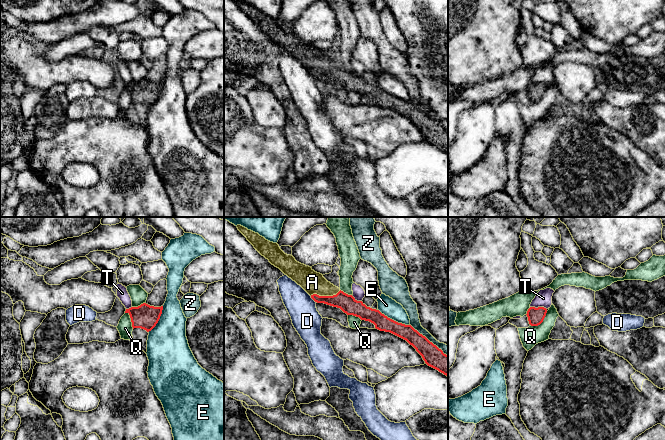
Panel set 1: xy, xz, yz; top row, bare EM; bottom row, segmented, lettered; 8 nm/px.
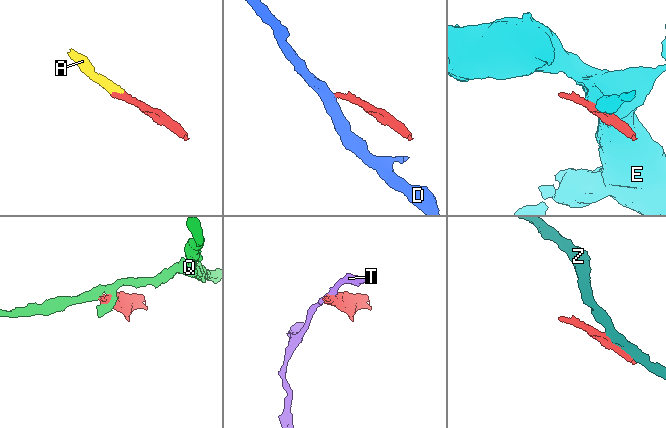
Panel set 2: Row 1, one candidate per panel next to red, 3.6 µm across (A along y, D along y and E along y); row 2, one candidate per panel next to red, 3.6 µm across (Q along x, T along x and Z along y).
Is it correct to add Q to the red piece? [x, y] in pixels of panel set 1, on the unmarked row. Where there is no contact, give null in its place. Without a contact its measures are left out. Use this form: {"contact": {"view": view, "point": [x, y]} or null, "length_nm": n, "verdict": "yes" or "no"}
{"contact": {"view": "yz", "point": [541, 98]}, "length_nm": 180, "verdict": "no"}

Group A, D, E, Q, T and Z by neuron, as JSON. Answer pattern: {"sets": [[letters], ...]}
{"sets": [["A"], ["D"], ["E"], ["Q"], ["T"], ["Z"]]}

